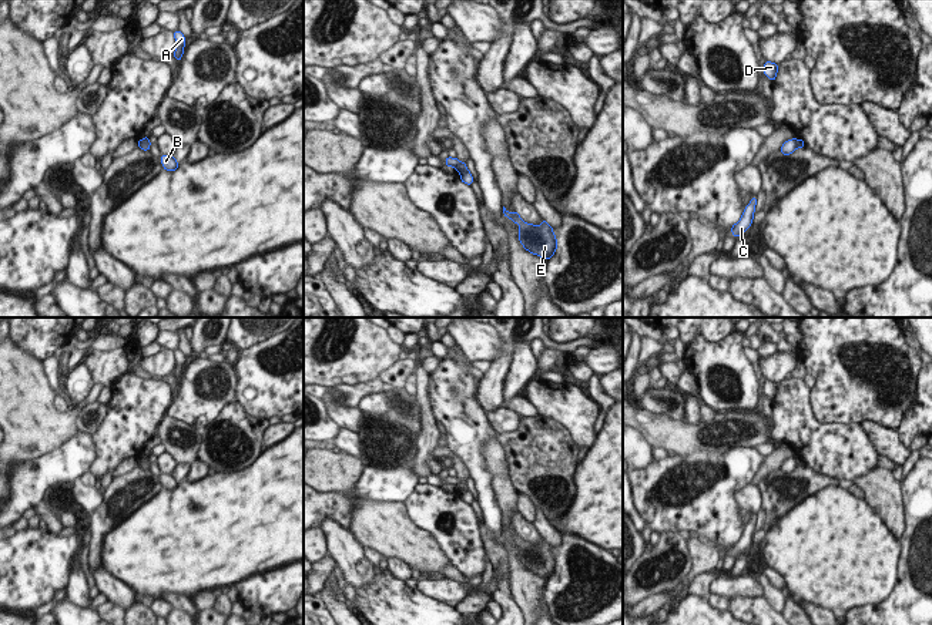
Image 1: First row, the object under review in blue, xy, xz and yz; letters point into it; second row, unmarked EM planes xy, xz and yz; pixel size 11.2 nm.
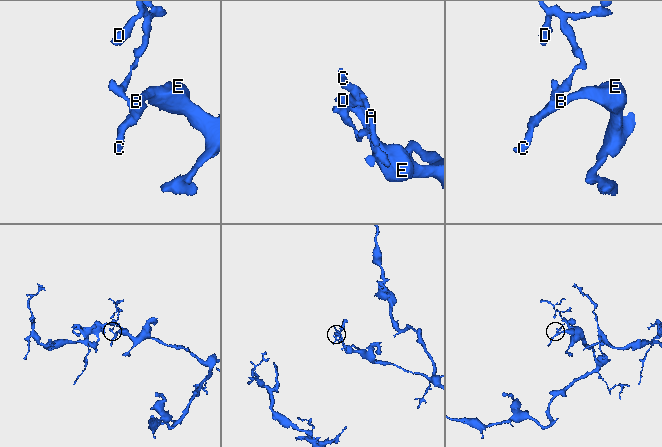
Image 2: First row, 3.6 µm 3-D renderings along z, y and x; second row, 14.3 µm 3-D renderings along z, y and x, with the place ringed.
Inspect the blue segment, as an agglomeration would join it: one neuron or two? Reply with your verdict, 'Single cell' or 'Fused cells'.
Fused cells

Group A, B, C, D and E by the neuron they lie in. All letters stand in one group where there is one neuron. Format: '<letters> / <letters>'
A D / B C E

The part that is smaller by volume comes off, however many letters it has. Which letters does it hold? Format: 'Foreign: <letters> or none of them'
Foreign: A, D

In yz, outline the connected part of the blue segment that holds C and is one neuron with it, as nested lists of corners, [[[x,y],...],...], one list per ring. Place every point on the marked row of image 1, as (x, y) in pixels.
[[[752,195],[751,202],[745,206],[745,211],[738,224],[731,226],[732,236],[740,236],[745,232],[747,228],[752,224],[754,211],[755,211],[757,196]]]

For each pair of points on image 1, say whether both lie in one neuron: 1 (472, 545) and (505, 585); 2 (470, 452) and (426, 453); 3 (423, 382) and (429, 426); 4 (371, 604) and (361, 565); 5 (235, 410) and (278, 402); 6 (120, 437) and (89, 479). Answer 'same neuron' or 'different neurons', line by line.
1: different neurons
2: different neurons
3: same neuron
4: different neurons
5: different neurons
6: different neurons

